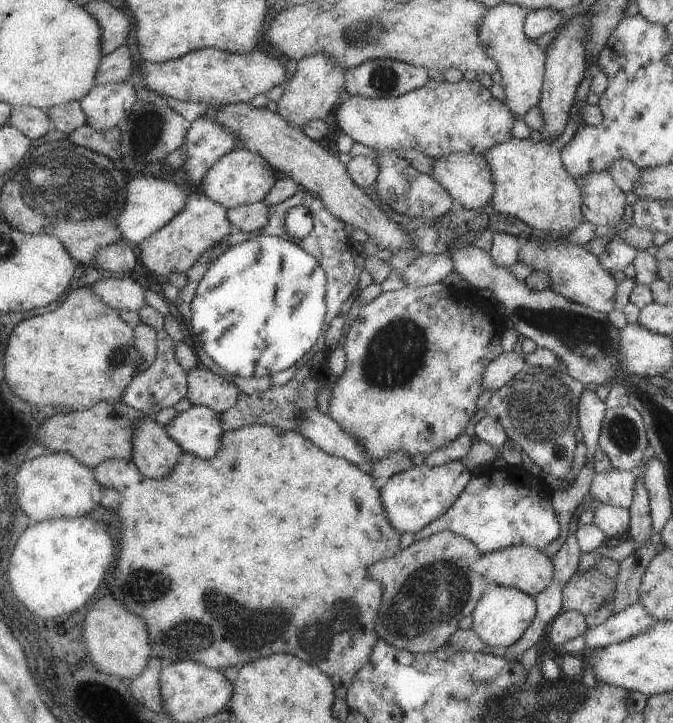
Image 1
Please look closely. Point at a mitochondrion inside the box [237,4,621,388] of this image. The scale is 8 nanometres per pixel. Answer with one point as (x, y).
(357, 36)

